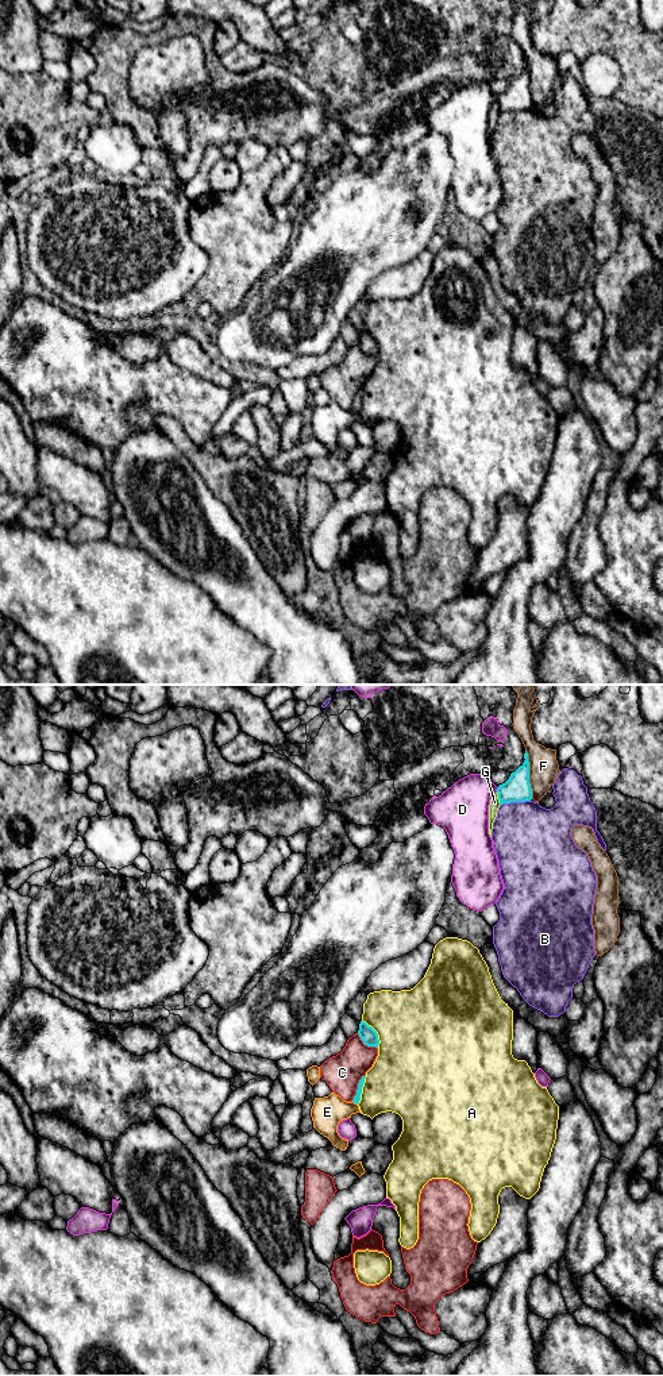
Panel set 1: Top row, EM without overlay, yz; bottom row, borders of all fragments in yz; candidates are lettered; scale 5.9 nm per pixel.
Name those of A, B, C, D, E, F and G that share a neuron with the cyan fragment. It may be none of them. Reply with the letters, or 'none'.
none

